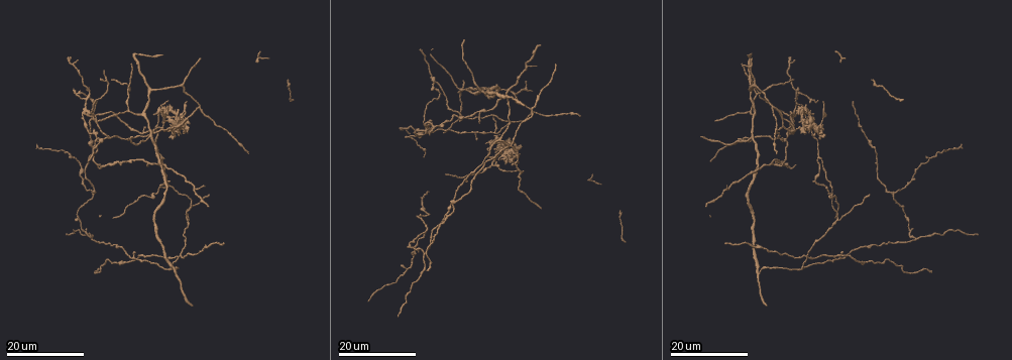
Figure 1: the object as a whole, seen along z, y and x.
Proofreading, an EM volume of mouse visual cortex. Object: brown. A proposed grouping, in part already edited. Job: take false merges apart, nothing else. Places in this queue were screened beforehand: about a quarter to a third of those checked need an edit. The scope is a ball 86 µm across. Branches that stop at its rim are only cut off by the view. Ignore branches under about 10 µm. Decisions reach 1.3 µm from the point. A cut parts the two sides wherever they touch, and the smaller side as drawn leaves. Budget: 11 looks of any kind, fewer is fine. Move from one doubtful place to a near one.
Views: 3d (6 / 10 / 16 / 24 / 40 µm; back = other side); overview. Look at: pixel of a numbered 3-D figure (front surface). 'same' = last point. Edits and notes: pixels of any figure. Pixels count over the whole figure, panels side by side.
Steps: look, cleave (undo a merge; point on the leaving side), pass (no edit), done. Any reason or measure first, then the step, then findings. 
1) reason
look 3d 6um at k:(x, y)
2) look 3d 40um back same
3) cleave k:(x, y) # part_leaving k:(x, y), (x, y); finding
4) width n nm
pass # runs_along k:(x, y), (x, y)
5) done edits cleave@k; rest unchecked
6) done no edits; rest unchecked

three arms meet
look 3d 24um at 1:(499, 139)

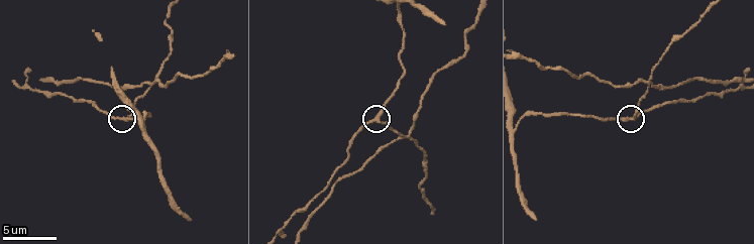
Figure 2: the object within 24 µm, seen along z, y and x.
look 3d 6um at 2:(634, 120)

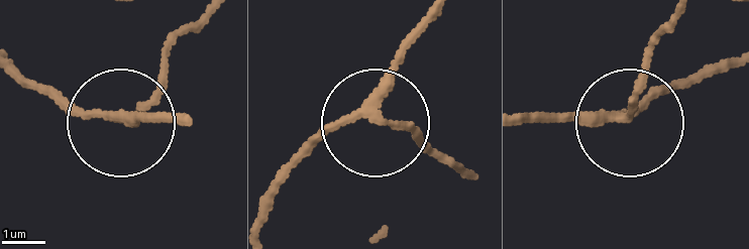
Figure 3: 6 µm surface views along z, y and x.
arms 3
pass # runs_along 3:(432, 16), (375, 121), (334, 128), (273, 187); one neuron here

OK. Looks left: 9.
four arms meet
look 3d 6um at 2:(401, 138)

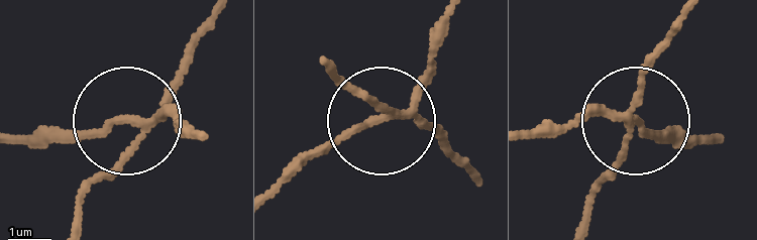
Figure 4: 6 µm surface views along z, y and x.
other side
look 3d 6um back at 4:(137, 121)

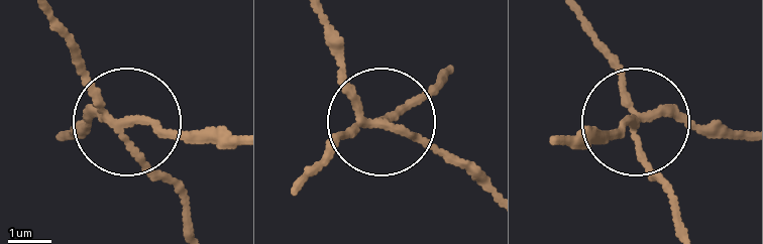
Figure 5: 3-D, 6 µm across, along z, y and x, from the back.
side_arm 48 um
cleave 5:(176, 137) # part_leaving 5:(122, 118), (237, 136); two neurons meet here

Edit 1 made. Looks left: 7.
look overview

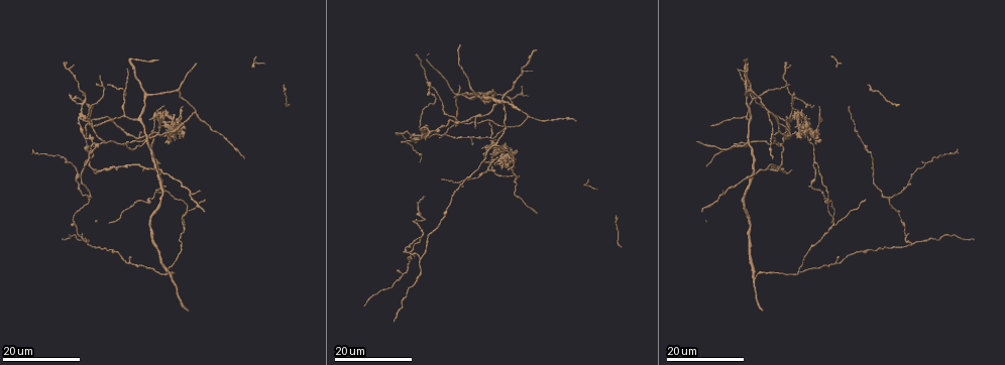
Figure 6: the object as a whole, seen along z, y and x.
look 3d 16um at 6:(912, 244)

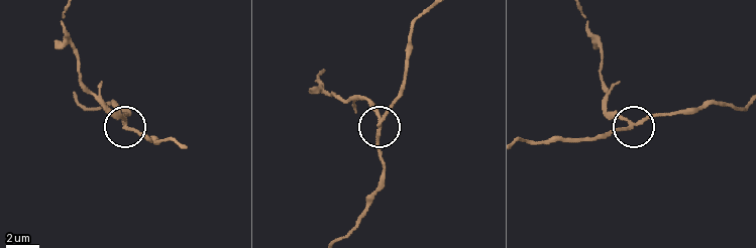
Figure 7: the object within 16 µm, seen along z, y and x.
look 3d 10um at 7:(627, 120)

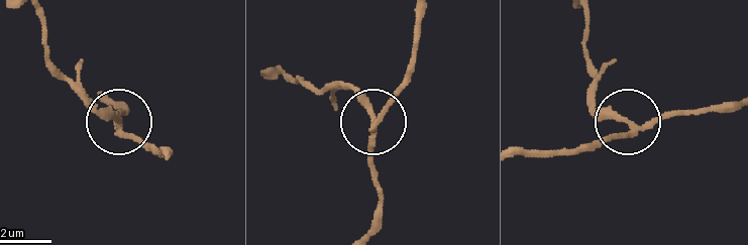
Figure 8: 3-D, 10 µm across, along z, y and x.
look 3d 10um back at 8:(374, 127)

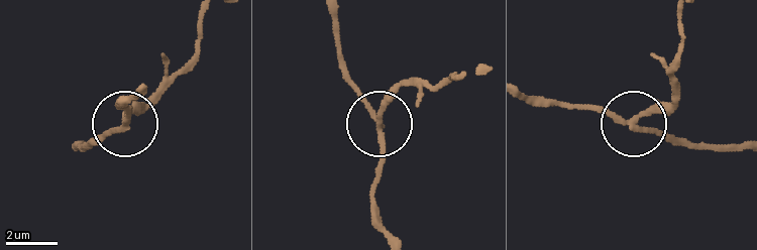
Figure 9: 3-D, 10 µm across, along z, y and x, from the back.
width 210 nm
cleave 9:(136, 115) # part_leaving 9:(125, 124), (195, 52), (199, 13); two neurons meet here

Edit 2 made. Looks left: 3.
three arms meet
look 3d 16um at 6:(157, 163)

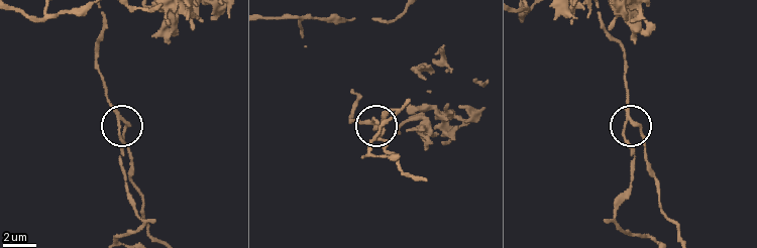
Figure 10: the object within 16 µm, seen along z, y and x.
look 3d 6um at 10:(373, 121)

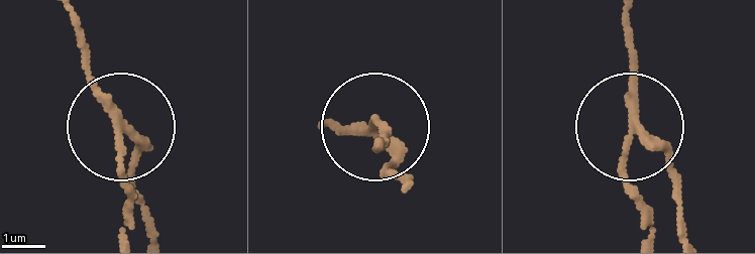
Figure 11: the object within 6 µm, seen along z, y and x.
arms 3
cleave 11:(120, 186) # two neurons meet here

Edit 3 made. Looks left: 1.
done edits cleave@5, cleave@9, cleave@11; rest unchecked

